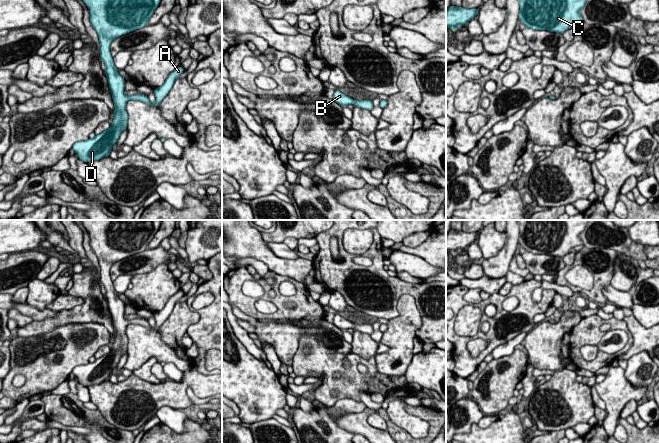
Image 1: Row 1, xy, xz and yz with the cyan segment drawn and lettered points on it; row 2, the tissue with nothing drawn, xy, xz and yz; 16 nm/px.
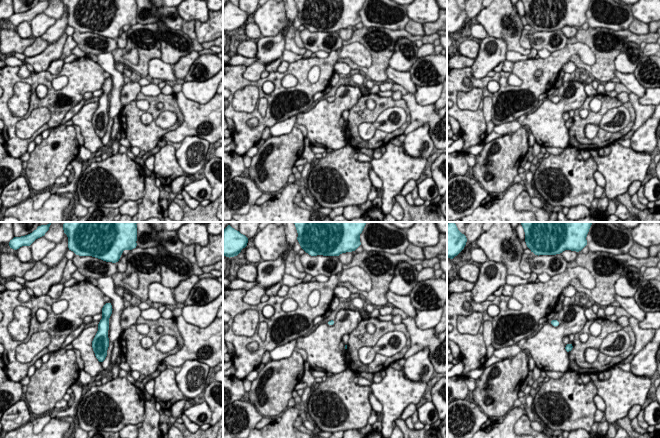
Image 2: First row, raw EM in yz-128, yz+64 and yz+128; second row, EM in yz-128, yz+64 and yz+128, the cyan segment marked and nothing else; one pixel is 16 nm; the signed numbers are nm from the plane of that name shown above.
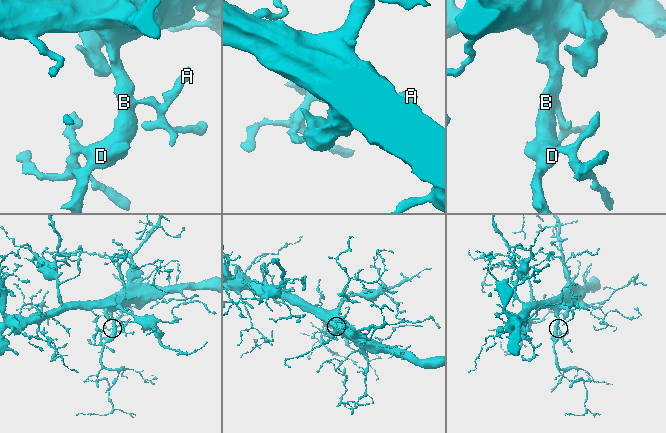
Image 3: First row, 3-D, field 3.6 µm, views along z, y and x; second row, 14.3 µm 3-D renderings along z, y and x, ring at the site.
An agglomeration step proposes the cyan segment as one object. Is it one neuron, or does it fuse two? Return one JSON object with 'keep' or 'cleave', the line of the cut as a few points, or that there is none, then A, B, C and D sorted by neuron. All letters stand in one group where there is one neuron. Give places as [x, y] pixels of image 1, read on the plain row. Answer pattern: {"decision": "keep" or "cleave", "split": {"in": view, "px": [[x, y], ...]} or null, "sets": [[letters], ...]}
{"decision": "keep", "split": null, "sets": [["A", "B", "C", "D"]]}

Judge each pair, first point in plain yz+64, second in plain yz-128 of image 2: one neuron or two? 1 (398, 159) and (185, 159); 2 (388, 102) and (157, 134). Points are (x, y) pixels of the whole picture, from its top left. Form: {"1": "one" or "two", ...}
{"1": "two", "2": "one"}

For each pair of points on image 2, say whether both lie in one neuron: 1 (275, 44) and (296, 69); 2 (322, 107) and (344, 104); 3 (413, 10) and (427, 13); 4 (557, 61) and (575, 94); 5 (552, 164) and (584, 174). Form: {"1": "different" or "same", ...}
{"1": "different", "2": "same", "3": "same", "4": "different", "5": "same"}

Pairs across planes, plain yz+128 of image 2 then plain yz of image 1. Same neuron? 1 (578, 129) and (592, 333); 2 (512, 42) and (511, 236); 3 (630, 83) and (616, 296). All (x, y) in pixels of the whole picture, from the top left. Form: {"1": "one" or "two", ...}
{"1": "one", "2": "two", "3": "one"}

